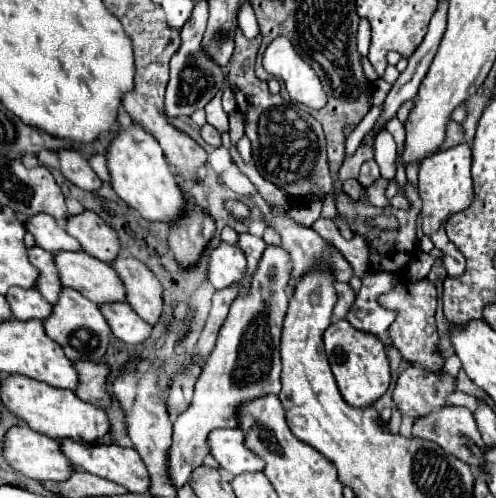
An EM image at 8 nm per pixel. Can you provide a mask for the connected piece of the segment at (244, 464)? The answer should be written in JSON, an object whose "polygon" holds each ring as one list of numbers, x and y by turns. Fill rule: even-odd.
{"polygon":[[240,428,212,430,212,434,208,436,208,442,210,442,210,452,214,460,232,474,262,472,266,466,264,460,258,454,254,454,250,448,246,448,244,438,246,436]]}

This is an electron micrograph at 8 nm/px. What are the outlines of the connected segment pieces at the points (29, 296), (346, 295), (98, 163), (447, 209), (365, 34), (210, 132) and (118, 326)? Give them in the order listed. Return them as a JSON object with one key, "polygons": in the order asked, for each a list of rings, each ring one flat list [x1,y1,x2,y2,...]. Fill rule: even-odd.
{"polygons":[[[16,286,8,290,6,300,16,320,44,320,52,314,52,304,38,290,20,290]],[[336,282,334,286,336,286,336,296,338,296,338,302,334,306,334,320,342,320,342,318,346,318,356,294,354,294,354,290,348,284]],[[92,154,92,158,88,158,92,170,100,176,102,182,110,182,110,174,108,174,108,168,106,168,106,158,102,154]],[[458,144,450,150,438,150,430,158,424,158,420,164,420,174,418,174,418,194,422,198,422,230,434,246,444,254,442,262,448,272,448,276,460,276,464,272,466,260,460,254,460,250,448,240,444,232,444,222,470,206,472,202,472,176,470,176,470,158,472,150,468,144]],[[360,20,360,28,358,28,358,52,362,56,368,56,368,48,370,48,370,26,368,26,368,20]],[[204,124,202,130,200,130,200,136,204,138,206,144,210,144,210,146,220,146,220,132,218,132,214,126]],[[116,302,116,304,102,306,100,310,102,310,104,318,108,320,108,324,112,328,112,334,126,344,140,344,152,332,152,326,148,326,148,322,144,322,130,308,130,304,118,304]]]}

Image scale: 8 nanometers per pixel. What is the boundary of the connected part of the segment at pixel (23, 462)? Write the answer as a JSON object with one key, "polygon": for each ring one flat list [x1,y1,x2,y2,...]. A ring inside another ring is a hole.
{"polygon":[[18,424,8,430,6,442,4,442,4,458,8,460,8,464,14,470,18,470,20,474,34,478,38,482,48,482,48,480,50,482,66,482,72,476,72,472,76,470,76,466,60,450,58,440,52,440,44,434,38,434,38,432,30,430,26,424]]}

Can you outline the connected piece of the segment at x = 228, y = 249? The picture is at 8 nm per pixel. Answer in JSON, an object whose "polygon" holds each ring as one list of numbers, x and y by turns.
{"polygon":[[222,242,210,254,208,280,216,290,228,288,232,284,244,284,246,278,246,256,238,246]]}

